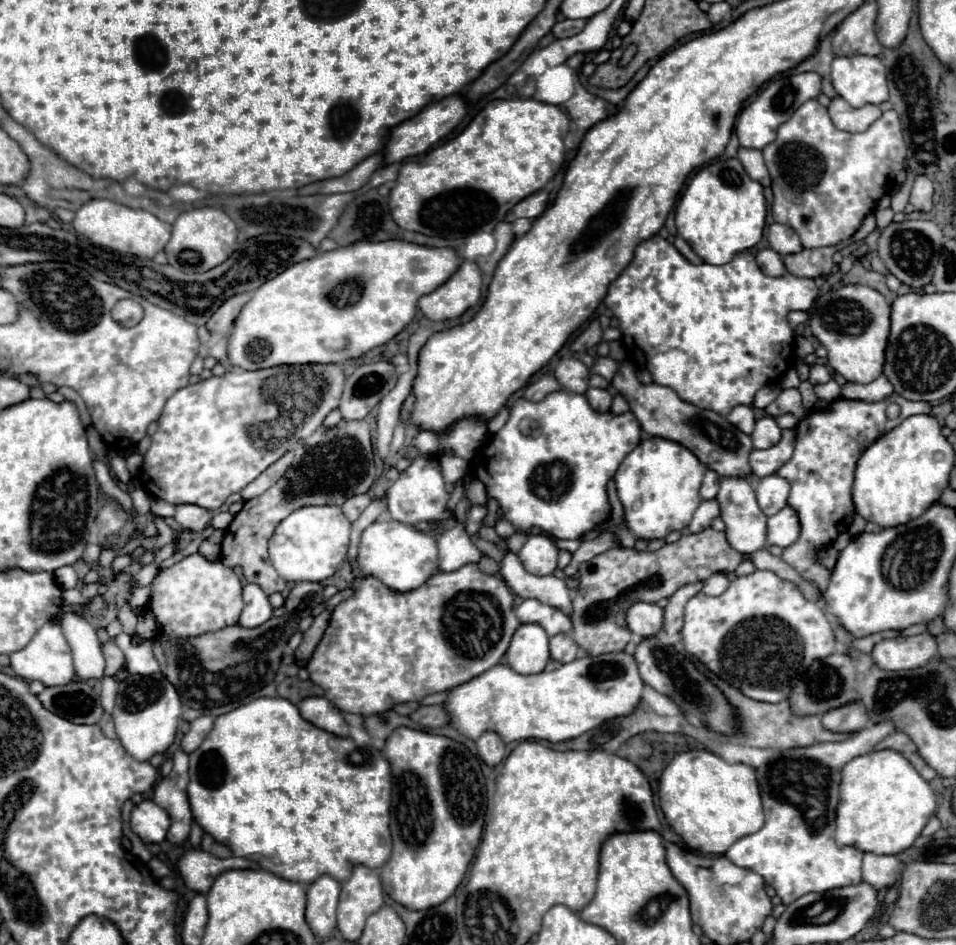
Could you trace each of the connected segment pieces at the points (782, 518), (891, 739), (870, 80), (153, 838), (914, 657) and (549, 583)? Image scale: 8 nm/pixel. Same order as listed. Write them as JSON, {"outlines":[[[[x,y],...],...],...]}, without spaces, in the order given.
{"outlines":[[[[786,506],[778,514],[768,518],[768,544],[786,548],[798,540],[798,534],[800,534],[800,522],[792,506]]],[[[894,732],[890,736],[886,736],[882,742],[878,742],[876,750],[884,750],[884,748],[892,748],[892,750],[898,750],[902,754],[910,754],[910,746],[914,748],[914,744],[910,742],[910,738],[904,734],[904,732]]],[[[836,56],[830,78],[838,96],[854,108],[888,100],[886,68],[876,56]]],[[[144,800],[132,810],[130,818],[132,832],[142,838],[142,842],[160,844],[166,838],[166,830],[170,828],[170,816],[152,800]]],[[[930,634],[882,640],[870,652],[872,662],[882,666],[882,670],[918,668],[924,666],[932,656],[936,656],[936,640]]],[[[506,552],[500,564],[500,576],[510,586],[510,590],[520,598],[536,598],[542,604],[560,608],[570,614],[572,600],[566,584],[556,576],[534,576],[524,570],[522,562],[514,552]]]]}

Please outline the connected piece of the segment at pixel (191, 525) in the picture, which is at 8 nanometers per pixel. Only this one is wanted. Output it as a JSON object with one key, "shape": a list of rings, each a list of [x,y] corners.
{"shape":[[[182,504],[182,506],[176,506],[174,520],[178,522],[178,526],[182,530],[202,532],[210,524],[212,514],[206,508],[200,508],[200,506],[194,506],[194,504]]]}

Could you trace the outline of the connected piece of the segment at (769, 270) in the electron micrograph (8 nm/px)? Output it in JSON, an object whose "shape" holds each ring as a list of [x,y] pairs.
{"shape":[[[770,248],[760,250],[760,252],[756,254],[756,262],[758,262],[758,266],[762,268],[762,272],[768,274],[768,276],[776,276],[776,278],[778,278],[778,276],[786,274],[786,266],[784,266],[782,256],[780,256],[778,252],[770,250]]]}

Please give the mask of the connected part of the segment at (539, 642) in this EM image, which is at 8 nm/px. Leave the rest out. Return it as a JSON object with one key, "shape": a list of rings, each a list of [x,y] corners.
{"shape":[[[522,624],[510,642],[506,662],[518,674],[538,674],[550,660],[548,636],[542,626]]]}

